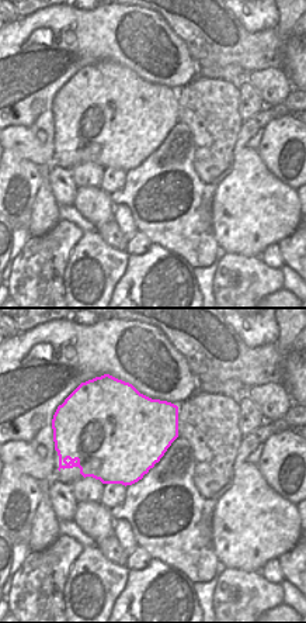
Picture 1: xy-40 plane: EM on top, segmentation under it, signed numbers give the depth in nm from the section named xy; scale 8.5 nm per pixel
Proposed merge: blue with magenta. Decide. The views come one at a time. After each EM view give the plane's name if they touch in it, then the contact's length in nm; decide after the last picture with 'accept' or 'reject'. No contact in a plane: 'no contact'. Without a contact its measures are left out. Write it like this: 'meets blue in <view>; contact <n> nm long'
no contact

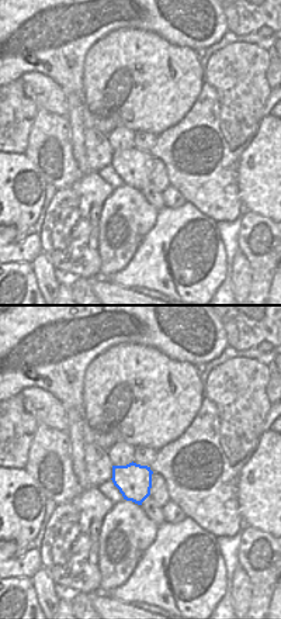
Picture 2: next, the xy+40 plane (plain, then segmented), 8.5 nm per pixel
no contact

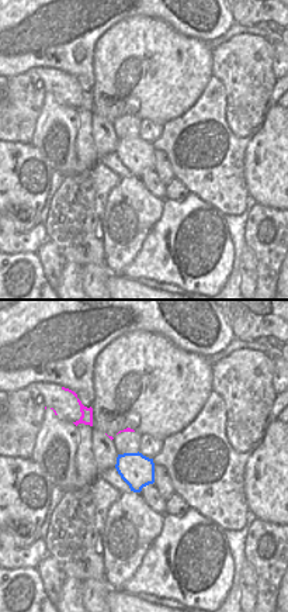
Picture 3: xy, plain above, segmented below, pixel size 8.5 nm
no contact

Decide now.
reject

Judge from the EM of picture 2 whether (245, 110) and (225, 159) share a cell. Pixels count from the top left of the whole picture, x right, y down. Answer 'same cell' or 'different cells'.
different cells

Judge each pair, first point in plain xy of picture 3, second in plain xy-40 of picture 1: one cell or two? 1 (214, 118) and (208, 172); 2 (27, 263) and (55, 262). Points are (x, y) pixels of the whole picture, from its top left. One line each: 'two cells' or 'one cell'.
1: one cell
2: two cells

